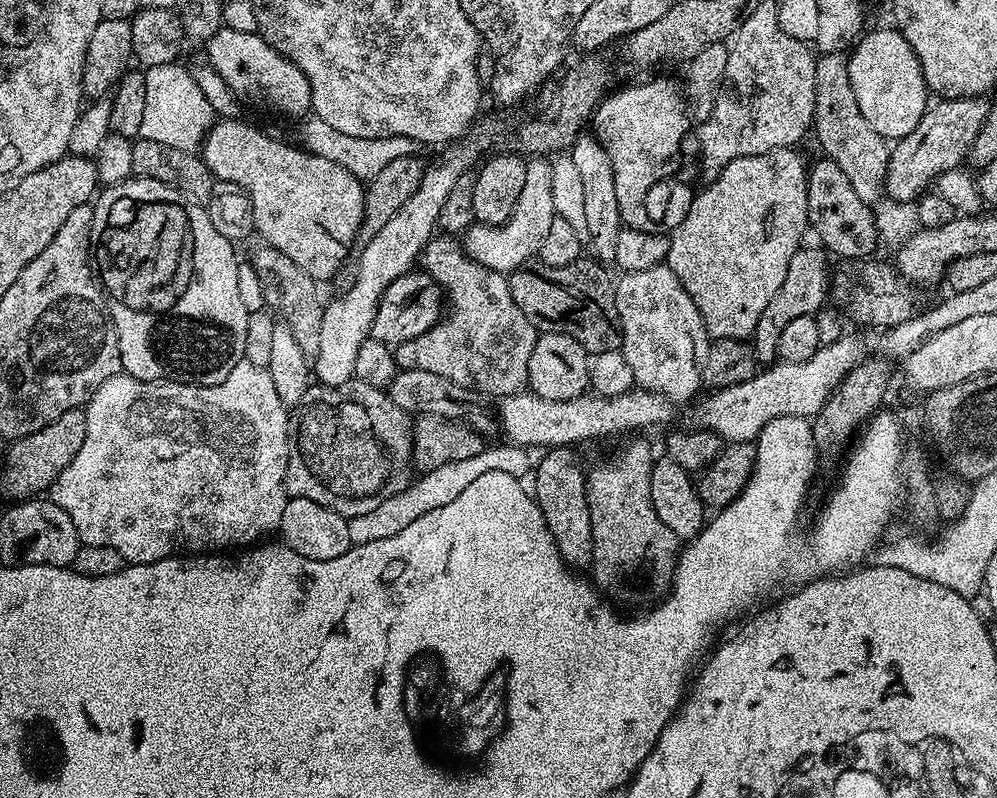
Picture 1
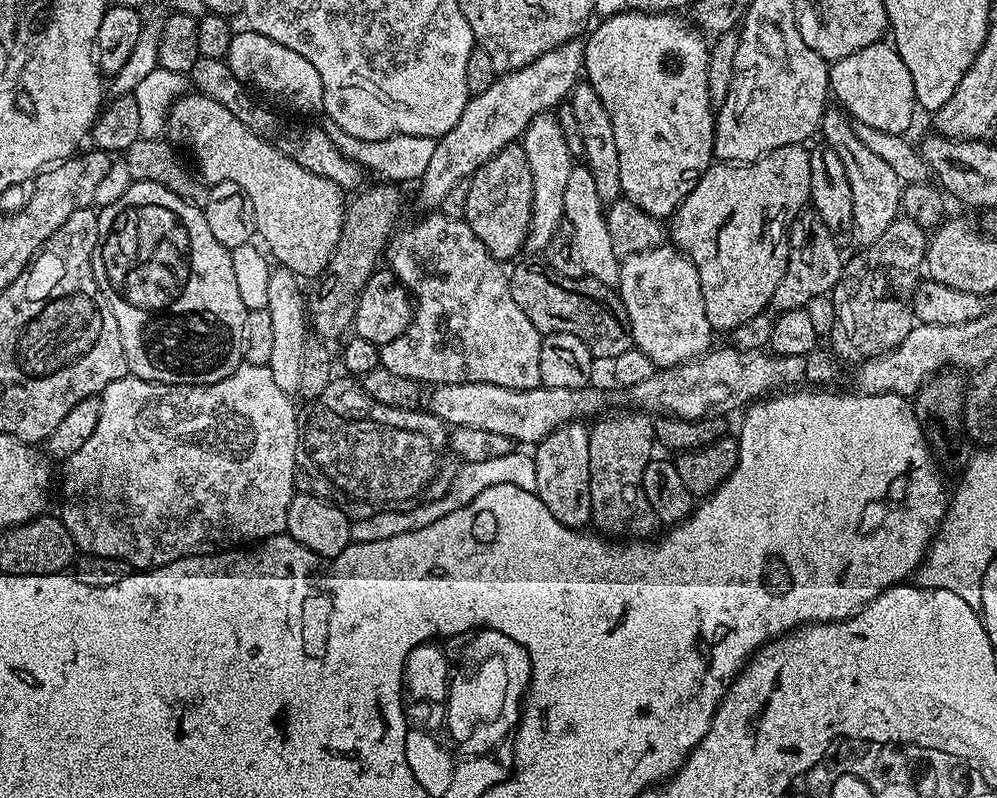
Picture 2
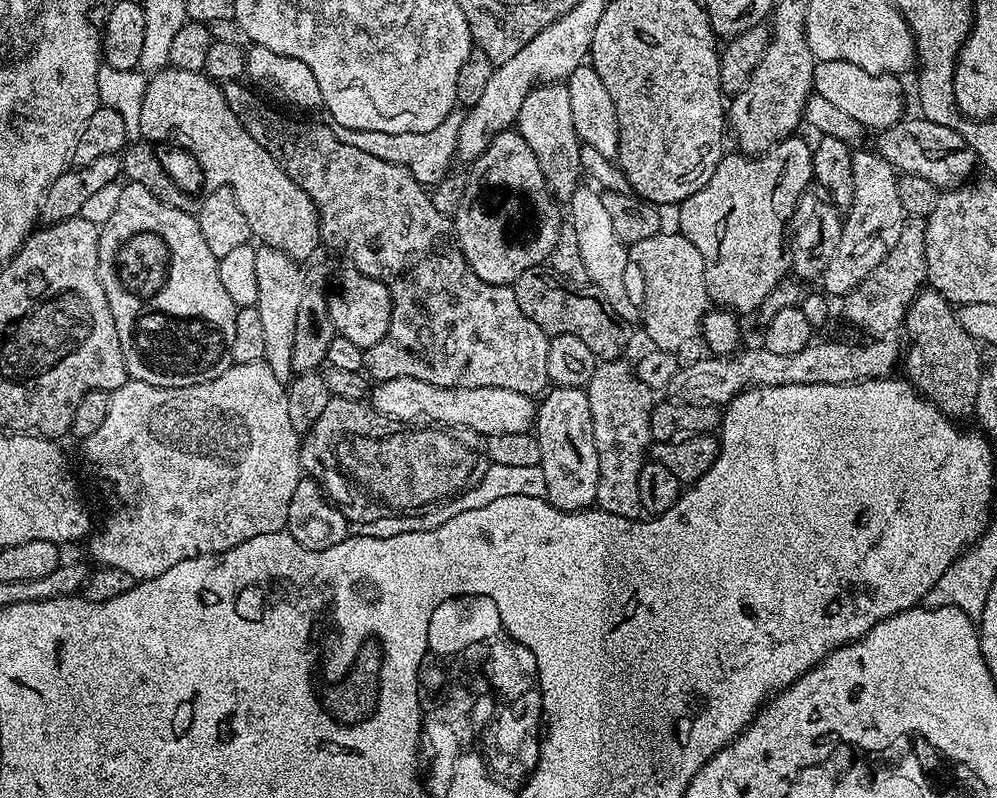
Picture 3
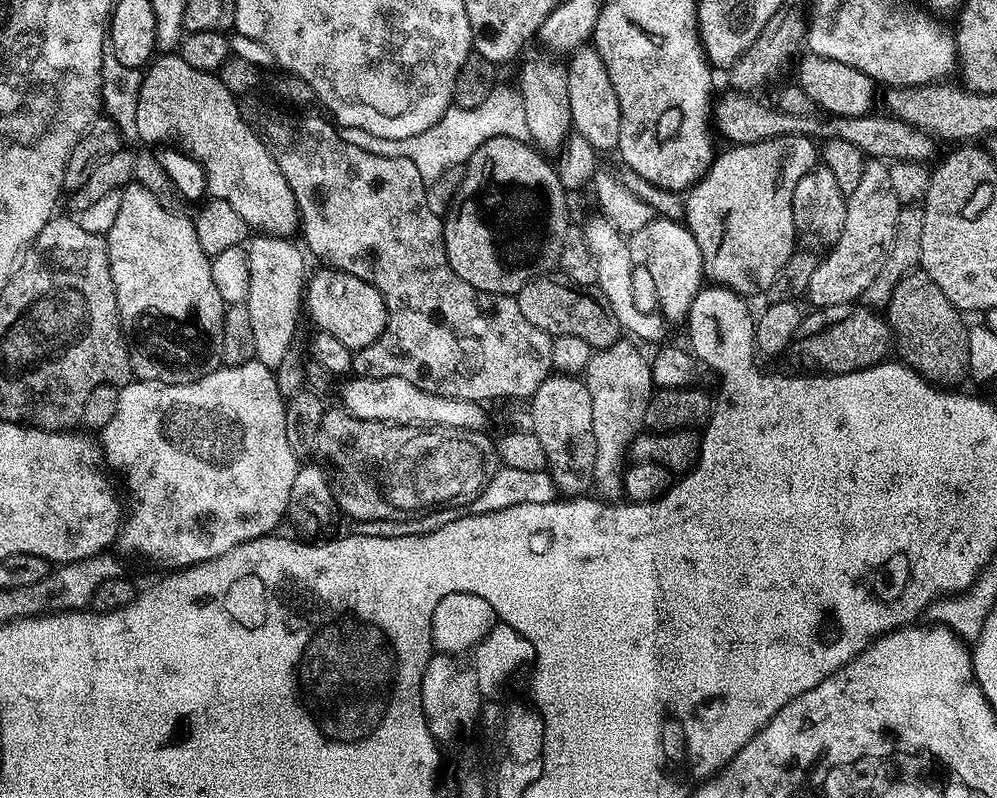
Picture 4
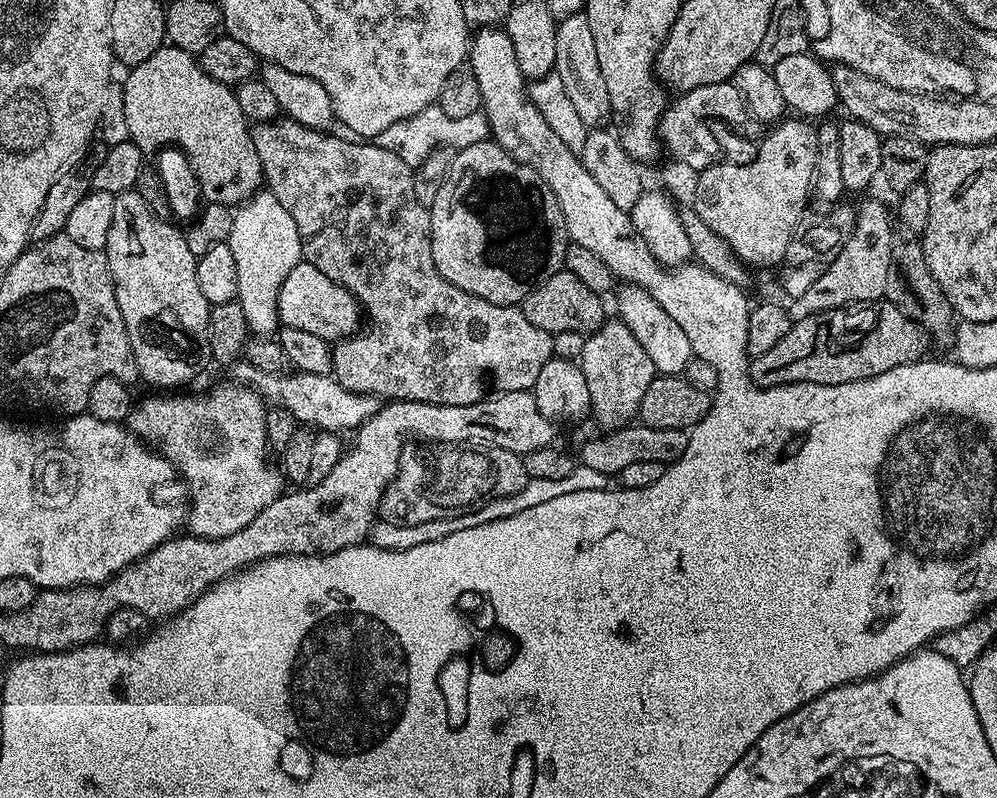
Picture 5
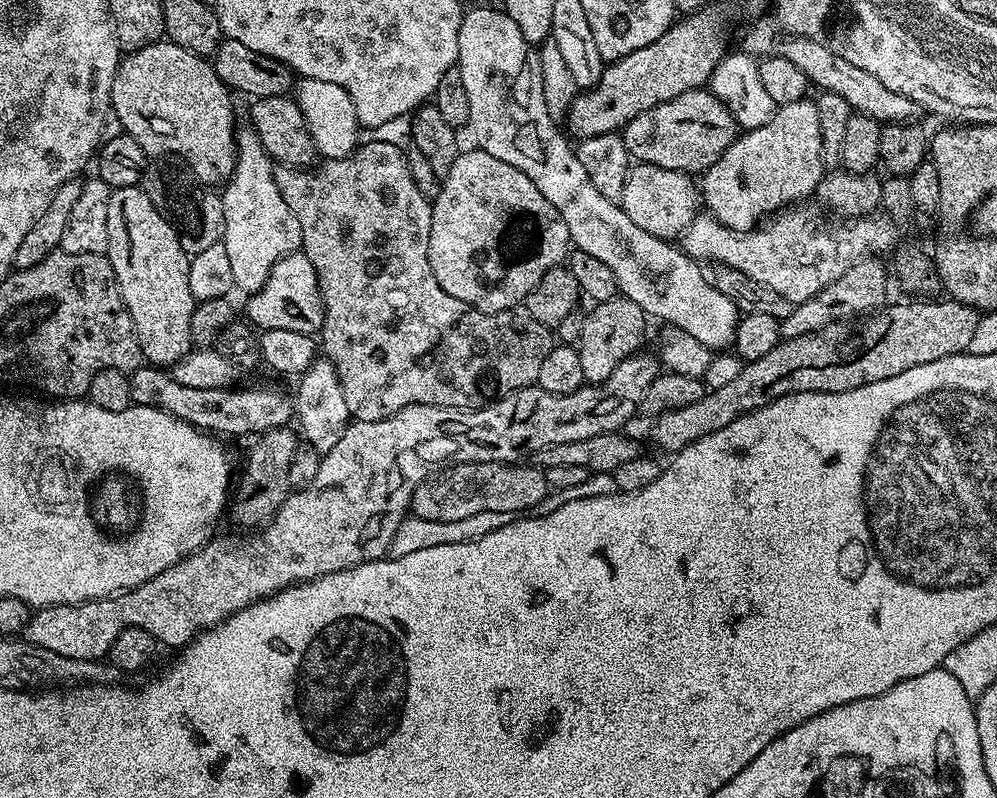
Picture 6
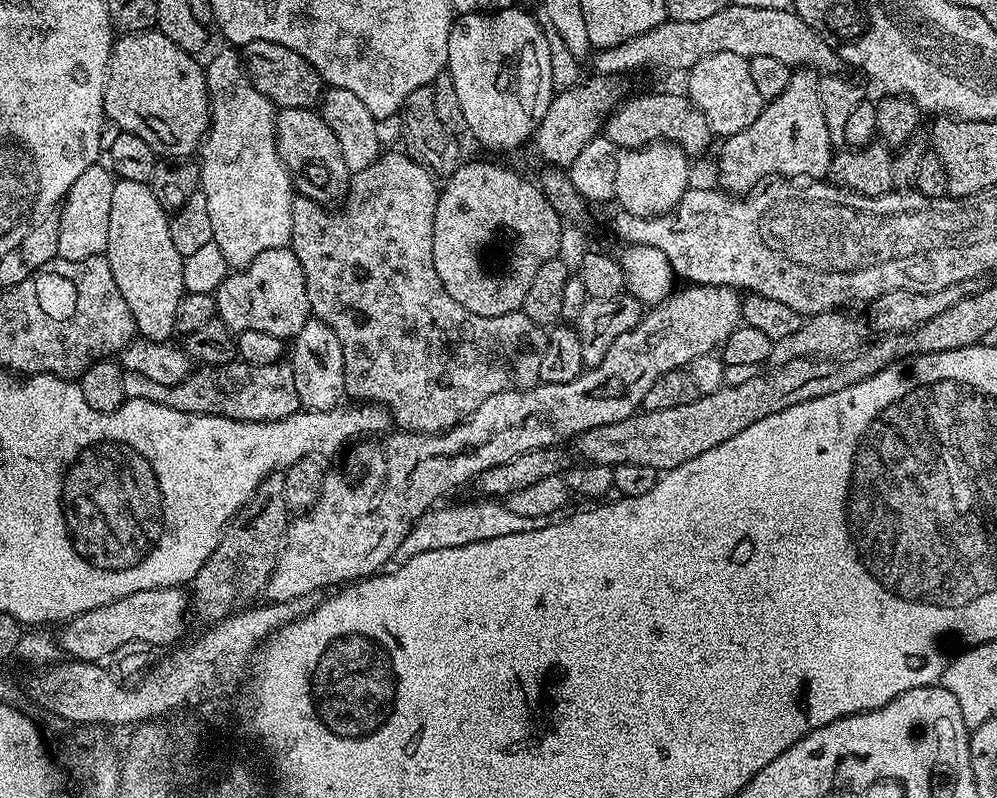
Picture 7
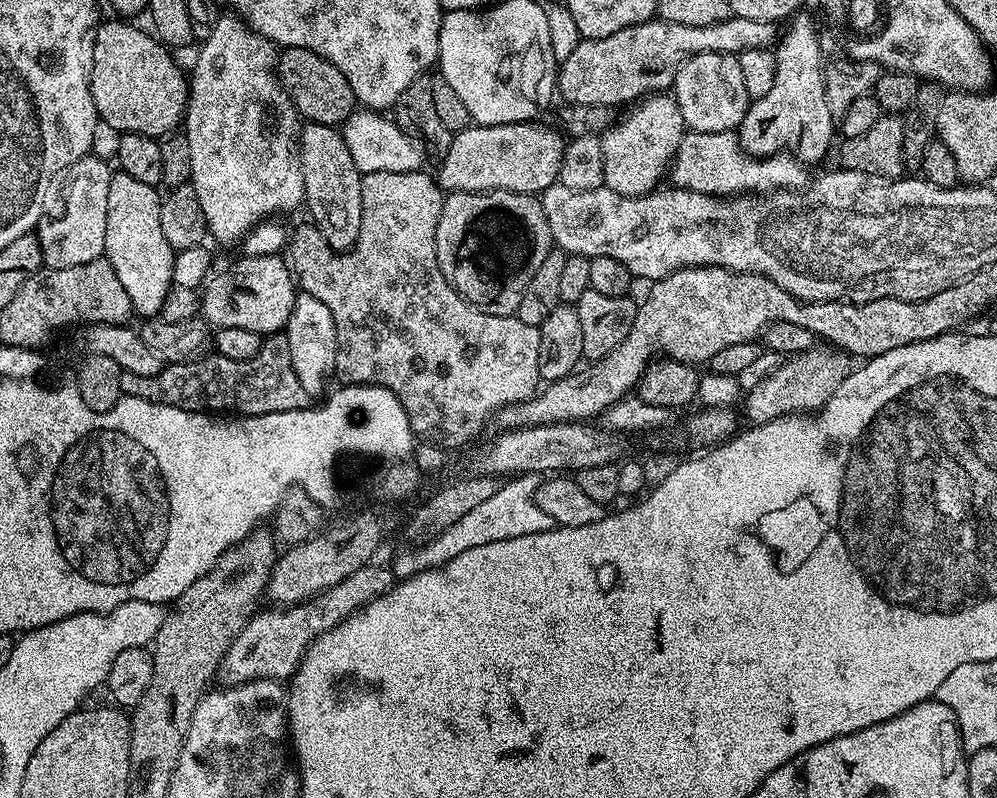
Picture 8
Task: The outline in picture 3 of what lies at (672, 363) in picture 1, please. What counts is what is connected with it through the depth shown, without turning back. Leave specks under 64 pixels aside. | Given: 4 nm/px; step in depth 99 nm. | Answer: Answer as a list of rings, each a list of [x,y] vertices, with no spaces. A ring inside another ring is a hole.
[[[661,230],[644,241],[631,245],[630,260],[640,264],[640,276],[644,279],[644,304],[642,300],[642,325],[655,347],[676,352],[683,344],[699,337],[704,314],[710,301],[706,290],[704,259],[698,254],[698,246],[681,236],[679,231]]]

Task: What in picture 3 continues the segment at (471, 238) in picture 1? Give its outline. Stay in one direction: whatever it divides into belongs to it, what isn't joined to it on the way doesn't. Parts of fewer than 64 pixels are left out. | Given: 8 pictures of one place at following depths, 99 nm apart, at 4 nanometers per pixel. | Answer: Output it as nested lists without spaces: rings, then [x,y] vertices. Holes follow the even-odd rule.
[[[567,83],[538,84],[526,94],[522,110],[518,114],[515,127],[526,138],[526,146],[534,150],[542,174],[548,177],[548,188],[557,198],[569,198],[581,183],[582,173],[579,164],[581,139],[574,130],[574,117],[570,115],[570,90]]]

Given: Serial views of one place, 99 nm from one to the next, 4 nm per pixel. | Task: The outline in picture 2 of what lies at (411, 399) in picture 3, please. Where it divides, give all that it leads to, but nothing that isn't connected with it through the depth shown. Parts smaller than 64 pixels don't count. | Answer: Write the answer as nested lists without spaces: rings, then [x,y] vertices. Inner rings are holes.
[[[470,382],[438,384],[429,392],[432,393],[428,396],[427,411],[443,420],[445,425],[457,428],[474,426],[474,430],[490,430],[493,434],[506,434],[506,438],[510,438],[520,446],[535,446],[564,424],[584,422],[589,419],[587,416],[596,418],[605,411],[604,396],[596,386],[586,388],[541,386],[530,390],[510,390],[486,382]]]

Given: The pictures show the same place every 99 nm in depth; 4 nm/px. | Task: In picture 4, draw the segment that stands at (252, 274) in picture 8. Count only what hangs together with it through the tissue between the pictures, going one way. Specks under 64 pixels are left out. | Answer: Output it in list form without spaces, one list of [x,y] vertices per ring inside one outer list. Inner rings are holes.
[[[327,266],[307,277],[306,291],[302,299],[303,307],[312,315],[315,327],[326,334],[334,334],[342,346],[359,350],[370,346],[382,334],[386,326],[386,304],[382,294],[370,282],[354,278],[354,274],[340,272]]]

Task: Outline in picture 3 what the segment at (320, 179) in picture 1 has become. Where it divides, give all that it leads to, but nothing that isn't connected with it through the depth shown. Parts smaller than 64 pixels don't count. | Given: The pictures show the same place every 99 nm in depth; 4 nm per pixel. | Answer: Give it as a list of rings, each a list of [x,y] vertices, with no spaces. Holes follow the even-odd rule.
[[[169,66],[149,79],[146,94],[142,98],[140,136],[148,142],[177,140],[182,147],[189,148],[204,171],[205,189],[229,188],[234,198],[238,198],[238,206],[241,207],[242,214],[246,214],[246,222],[250,222],[250,230],[257,241],[260,239],[267,247],[282,250],[297,262],[310,259],[315,254],[316,247],[321,247],[320,213],[314,201],[284,173],[284,169],[278,162],[274,162],[274,158],[270,158],[266,149],[258,146],[254,138],[250,138],[242,122],[238,122],[234,110],[230,110],[223,87],[217,81],[208,79],[203,72]]]

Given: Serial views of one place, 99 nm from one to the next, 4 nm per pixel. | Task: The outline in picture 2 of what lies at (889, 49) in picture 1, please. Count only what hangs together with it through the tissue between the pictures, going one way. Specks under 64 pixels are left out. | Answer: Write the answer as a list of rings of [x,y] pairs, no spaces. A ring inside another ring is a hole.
[[[881,42],[866,46],[866,50],[858,50],[835,61],[828,72],[829,89],[834,100],[837,100],[835,103],[842,106],[843,111],[856,124],[865,124],[874,130],[886,130],[895,136],[909,131],[907,128],[911,126],[916,112],[918,113],[914,78],[910,78],[906,62],[902,62],[891,43]]]

